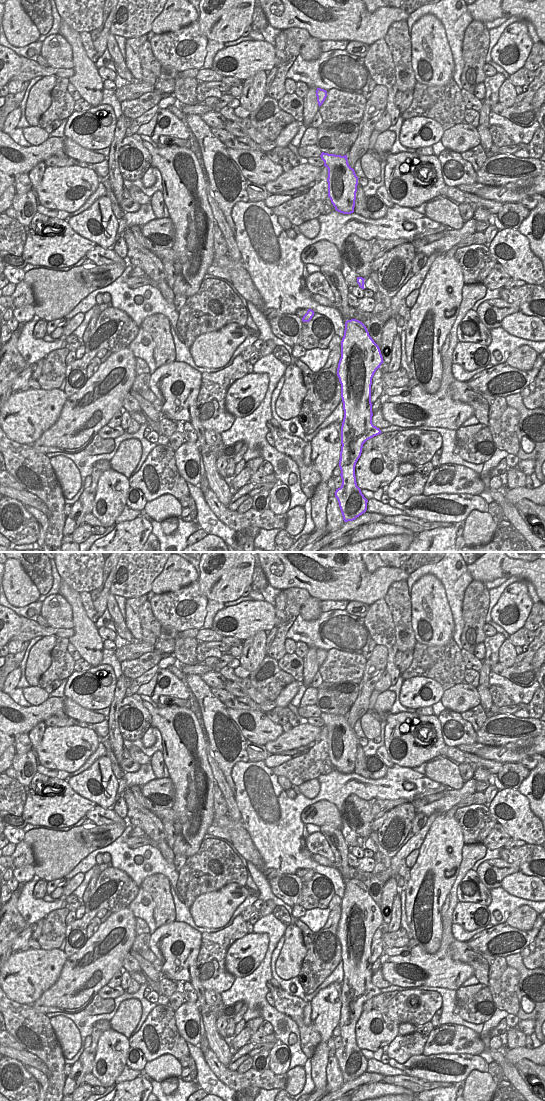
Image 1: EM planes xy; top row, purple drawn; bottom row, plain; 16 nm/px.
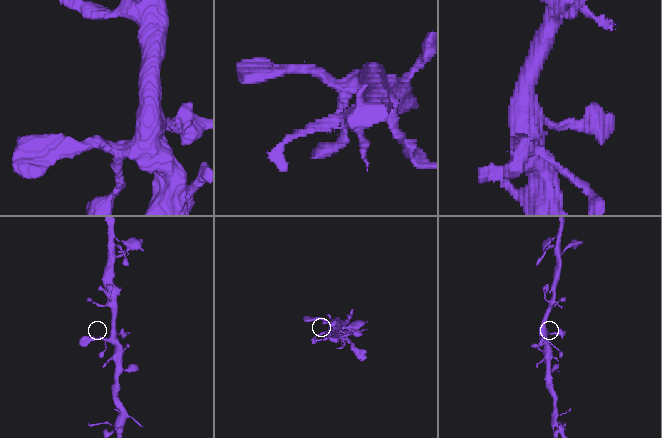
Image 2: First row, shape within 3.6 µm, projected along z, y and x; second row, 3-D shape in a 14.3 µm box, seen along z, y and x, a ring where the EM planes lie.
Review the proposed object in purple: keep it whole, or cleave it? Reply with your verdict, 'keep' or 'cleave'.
keep

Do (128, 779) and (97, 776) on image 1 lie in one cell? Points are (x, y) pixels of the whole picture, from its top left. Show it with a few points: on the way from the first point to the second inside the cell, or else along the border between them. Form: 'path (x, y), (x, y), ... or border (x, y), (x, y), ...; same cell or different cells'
border (118, 781), (116, 792); different cells

